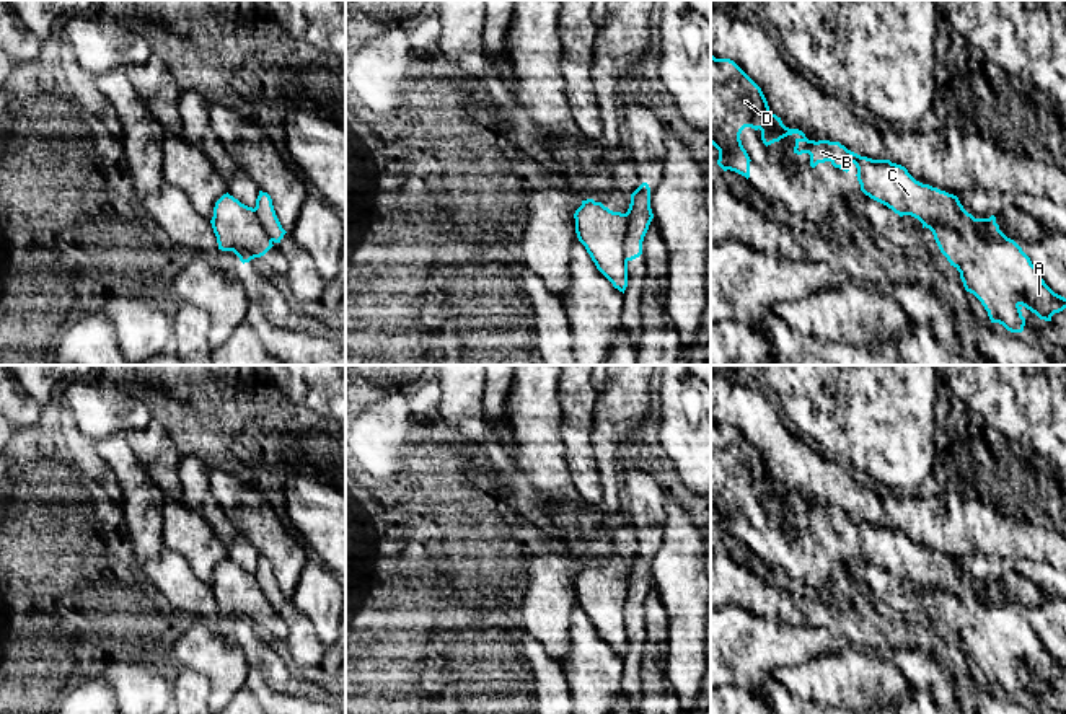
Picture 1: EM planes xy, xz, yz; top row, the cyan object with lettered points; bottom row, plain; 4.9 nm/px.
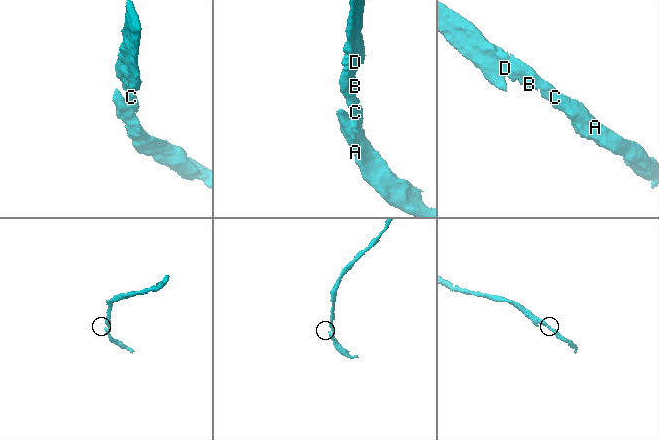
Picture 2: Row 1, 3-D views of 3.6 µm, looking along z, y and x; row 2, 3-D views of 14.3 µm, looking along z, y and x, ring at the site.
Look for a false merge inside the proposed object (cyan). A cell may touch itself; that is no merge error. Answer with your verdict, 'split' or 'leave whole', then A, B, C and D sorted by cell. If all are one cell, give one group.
split | A / B C D

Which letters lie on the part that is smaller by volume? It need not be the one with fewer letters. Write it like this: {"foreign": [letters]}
{"foreign": ["A"]}

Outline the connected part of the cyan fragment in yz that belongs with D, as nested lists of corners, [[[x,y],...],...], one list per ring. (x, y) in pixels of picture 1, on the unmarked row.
[[[711,421],[711,509],[719,515],[717,530],[724,536],[730,535],[748,544],[751,525],[740,505],[745,492],[760,494],[766,512],[799,499],[794,518],[808,518],[812,533],[830,527],[848,538],[854,528],[866,561],[900,582],[918,584],[923,593],[931,587],[950,592],[975,587],[957,561],[916,546],[905,531],[861,522],[839,507],[808,505],[802,496],[786,492],[781,483],[769,476],[761,453],[733,425]]]

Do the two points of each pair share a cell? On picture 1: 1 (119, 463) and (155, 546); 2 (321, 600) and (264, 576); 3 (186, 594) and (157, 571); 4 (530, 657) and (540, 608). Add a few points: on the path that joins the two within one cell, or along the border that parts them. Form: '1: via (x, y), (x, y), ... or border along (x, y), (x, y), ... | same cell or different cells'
1: via (137, 484), (142, 499), (144, 525) | same cell
2: border along (290, 599), (315, 630) | different cells
3: via (180, 587), (163, 572) | same cell
4: border along (525, 633), (537, 639), (559, 665) | different cells

